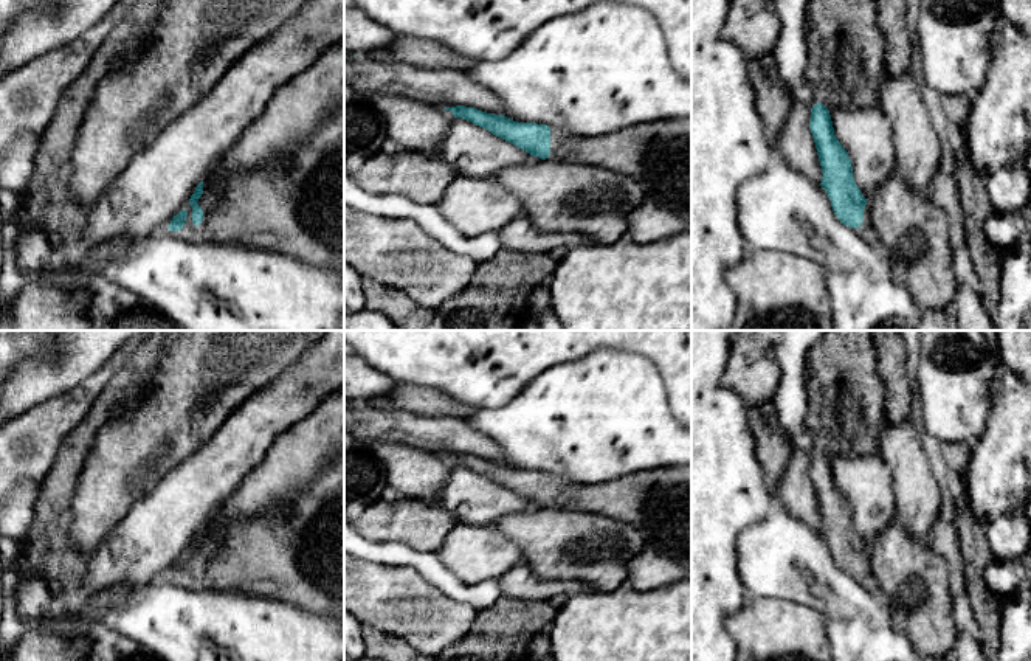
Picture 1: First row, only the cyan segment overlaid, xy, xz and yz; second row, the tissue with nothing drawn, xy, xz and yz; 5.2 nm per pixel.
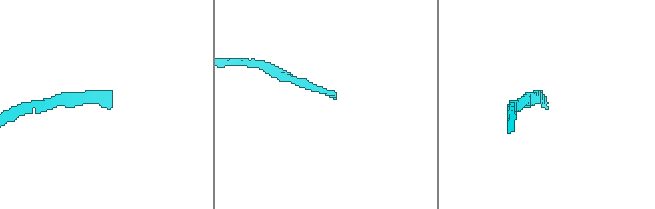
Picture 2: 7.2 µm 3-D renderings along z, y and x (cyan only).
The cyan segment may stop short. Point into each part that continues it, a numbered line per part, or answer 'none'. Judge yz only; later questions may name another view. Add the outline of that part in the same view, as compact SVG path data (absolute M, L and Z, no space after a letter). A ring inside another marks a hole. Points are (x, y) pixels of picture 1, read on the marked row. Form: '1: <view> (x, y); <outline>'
none

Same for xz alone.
1: xz (658, 154); M691 118L640 123L597 137L550 127L546 161L564 160L628 174L645 186L648 202L691 223Z

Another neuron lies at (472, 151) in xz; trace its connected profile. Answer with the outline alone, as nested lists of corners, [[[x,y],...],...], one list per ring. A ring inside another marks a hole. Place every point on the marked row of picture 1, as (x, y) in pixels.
[[[454,118],[437,147],[437,158],[459,175],[490,180],[502,169],[522,166],[535,157],[471,121]]]

